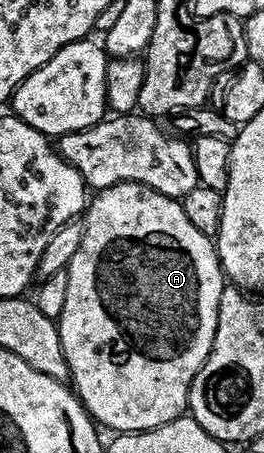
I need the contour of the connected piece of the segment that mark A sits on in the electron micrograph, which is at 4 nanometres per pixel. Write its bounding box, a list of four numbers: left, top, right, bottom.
[56,183,224,433]

